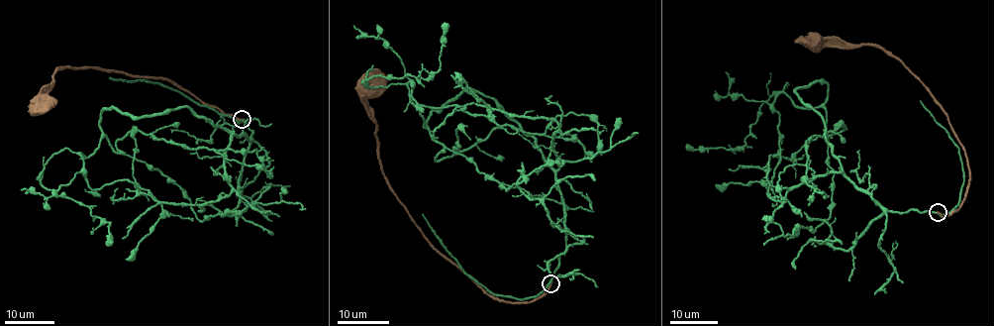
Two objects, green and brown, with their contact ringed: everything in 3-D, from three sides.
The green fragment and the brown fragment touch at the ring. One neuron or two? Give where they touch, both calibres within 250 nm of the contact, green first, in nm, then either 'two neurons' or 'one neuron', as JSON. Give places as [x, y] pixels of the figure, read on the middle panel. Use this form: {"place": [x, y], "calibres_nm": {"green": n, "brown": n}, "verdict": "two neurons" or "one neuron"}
{"place": [550, 283], "calibres_nm": {"green": 240, "brown": 280}, "verdict": "two neurons"}

